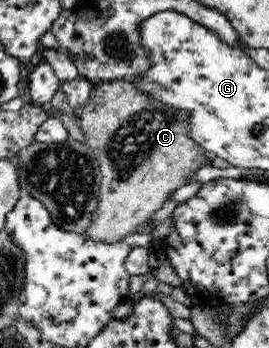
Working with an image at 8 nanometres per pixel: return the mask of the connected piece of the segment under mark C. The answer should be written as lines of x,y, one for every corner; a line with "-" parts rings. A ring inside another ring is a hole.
118,79
111,82
97,83
90,100
87,101
84,107
78,112
78,121
80,128
85,136
85,142
94,151
96,157
98,157
99,167
101,170
101,191
99,194
100,200
98,201
97,213
93,218
92,224
85,230
85,236
88,236
96,241
118,241
123,240
125,237
129,238
129,235
134,232
134,228
138,224
142,224
143,221
150,220
156,210
162,208
162,204
169,200
170,194
172,194
180,186
187,184
187,178
193,175
193,172
203,166
205,158
213,156
212,153
204,150
192,136
189,135
190,129
190,113
185,109
178,109
170,107
169,104
162,104
160,100
154,100
152,96
146,96
144,92
136,88
128,80

